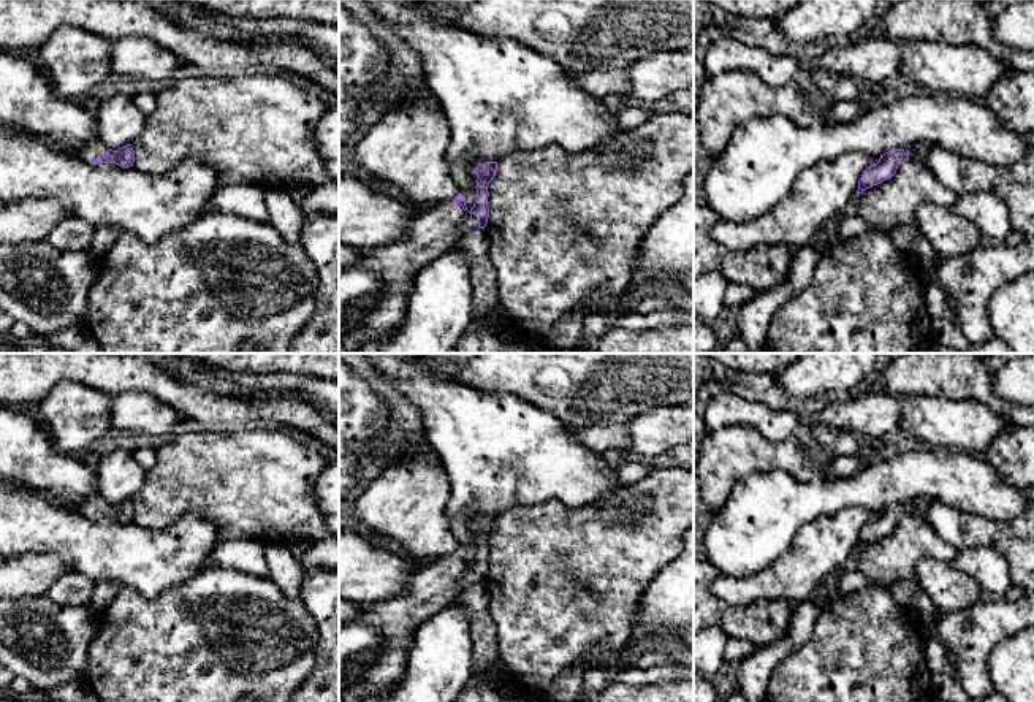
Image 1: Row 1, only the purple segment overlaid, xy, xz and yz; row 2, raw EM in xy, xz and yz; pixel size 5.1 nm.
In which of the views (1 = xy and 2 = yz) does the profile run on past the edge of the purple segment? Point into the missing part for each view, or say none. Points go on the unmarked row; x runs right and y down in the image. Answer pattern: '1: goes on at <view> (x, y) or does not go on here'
1: goes on at xy (95, 504)
2: goes on at yz (919, 506)

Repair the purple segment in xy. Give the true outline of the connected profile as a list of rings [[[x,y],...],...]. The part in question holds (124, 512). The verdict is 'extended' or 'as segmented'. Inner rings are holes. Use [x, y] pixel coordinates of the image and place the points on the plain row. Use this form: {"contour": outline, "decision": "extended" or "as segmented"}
{"contour": [[[93,494],[76,507],[73,507],[79,513],[87,518],[98,520],[98,518],[116,518],[122,523],[133,521],[135,517],[135,506],[131,499],[120,502],[119,506],[108,504],[101,496]]], "decision": "extended"}

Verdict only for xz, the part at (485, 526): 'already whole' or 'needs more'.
needs more

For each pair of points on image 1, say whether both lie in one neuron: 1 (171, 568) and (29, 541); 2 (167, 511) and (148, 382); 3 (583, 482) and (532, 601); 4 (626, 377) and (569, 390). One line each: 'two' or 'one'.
1: one
2: two
3: two
4: one

